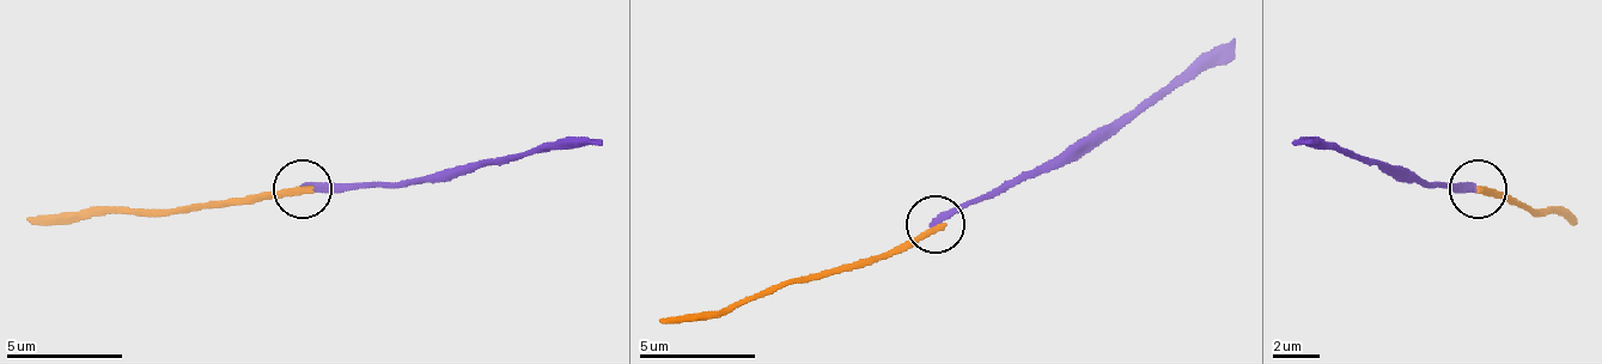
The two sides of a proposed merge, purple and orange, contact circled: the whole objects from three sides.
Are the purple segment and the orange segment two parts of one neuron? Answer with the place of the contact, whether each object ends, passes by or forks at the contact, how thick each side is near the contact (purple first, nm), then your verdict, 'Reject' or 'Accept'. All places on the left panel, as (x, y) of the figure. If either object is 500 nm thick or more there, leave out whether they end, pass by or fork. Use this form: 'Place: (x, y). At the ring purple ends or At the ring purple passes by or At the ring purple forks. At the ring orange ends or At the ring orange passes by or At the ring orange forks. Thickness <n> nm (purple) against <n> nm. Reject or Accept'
Place: (302, 189). At the ring purple ends. At the ring orange ends. Thickness 280 nm (purple) against 320 nm. Reject

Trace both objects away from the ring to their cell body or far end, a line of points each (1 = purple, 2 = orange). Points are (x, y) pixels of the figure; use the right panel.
1: (1479, 188), (1432, 188), (1415, 176), (1334, 147), (1293, 147)
2: (1479, 188), (1526, 211), (1572, 217)

